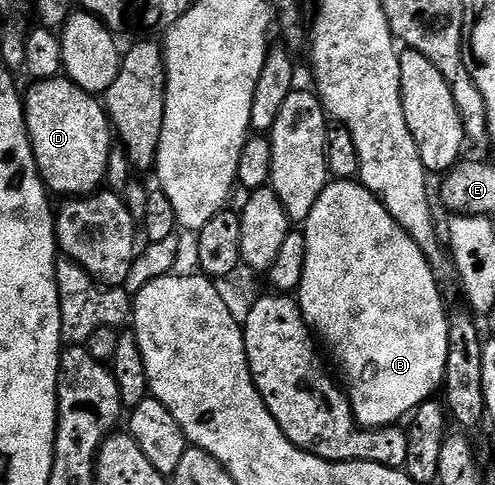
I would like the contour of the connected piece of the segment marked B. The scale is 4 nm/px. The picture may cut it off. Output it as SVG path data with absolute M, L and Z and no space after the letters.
M329 182L323 193L318 197L314 209L310 209L310 217L302 225L302 230L306 241L306 265L298 288L298 302L300 311L304 314L304 321L318 336L319 342L321 344L324 342L332 350L332 355L336 358L336 363L340 366L341 373L348 378L346 394L348 402L352 405L352 415L357 424L365 429L388 429L391 423L398 422L403 415L405 417L411 416L417 407L429 402L435 396L432 394L435 391L437 394L444 382L446 357L448 356L448 320L450 311L449 308L444 308L444 299L440 296L441 284L436 278L435 271L426 261L420 246L396 224L394 217L390 217L388 210L359 182Z

